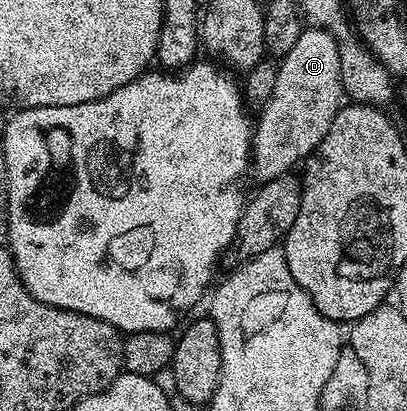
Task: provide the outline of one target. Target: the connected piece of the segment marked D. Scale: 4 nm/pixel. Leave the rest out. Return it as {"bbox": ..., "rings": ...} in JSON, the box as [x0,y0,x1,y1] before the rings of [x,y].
{"bbox":[253,27,345,183],"rings":[[[318,27],[304,28],[302,35],[297,39],[297,43],[293,43],[293,47],[289,47],[287,53],[282,54],[281,60],[278,62],[279,70],[277,71],[277,83],[273,86],[273,95],[269,95],[269,103],[265,103],[265,107],[258,114],[257,120],[253,125],[253,177],[255,173],[256,182],[262,183],[272,181],[278,177],[288,176],[292,172],[291,169],[306,161],[309,154],[321,143],[321,139],[325,139],[325,135],[329,135],[329,127],[333,127],[333,119],[337,119],[340,109],[345,104],[345,90],[343,87],[343,72],[341,71],[341,51],[337,47],[337,43],[333,39],[333,35],[328,29]]]}

